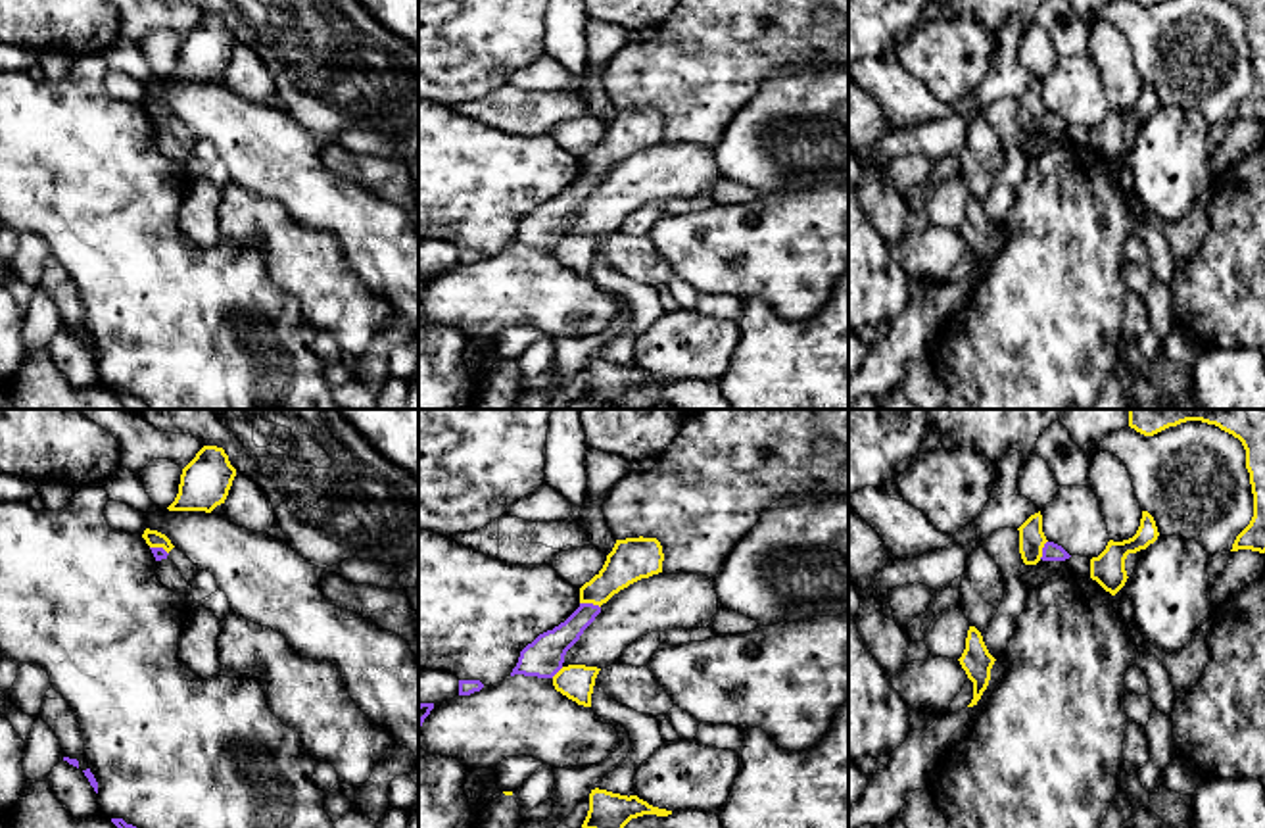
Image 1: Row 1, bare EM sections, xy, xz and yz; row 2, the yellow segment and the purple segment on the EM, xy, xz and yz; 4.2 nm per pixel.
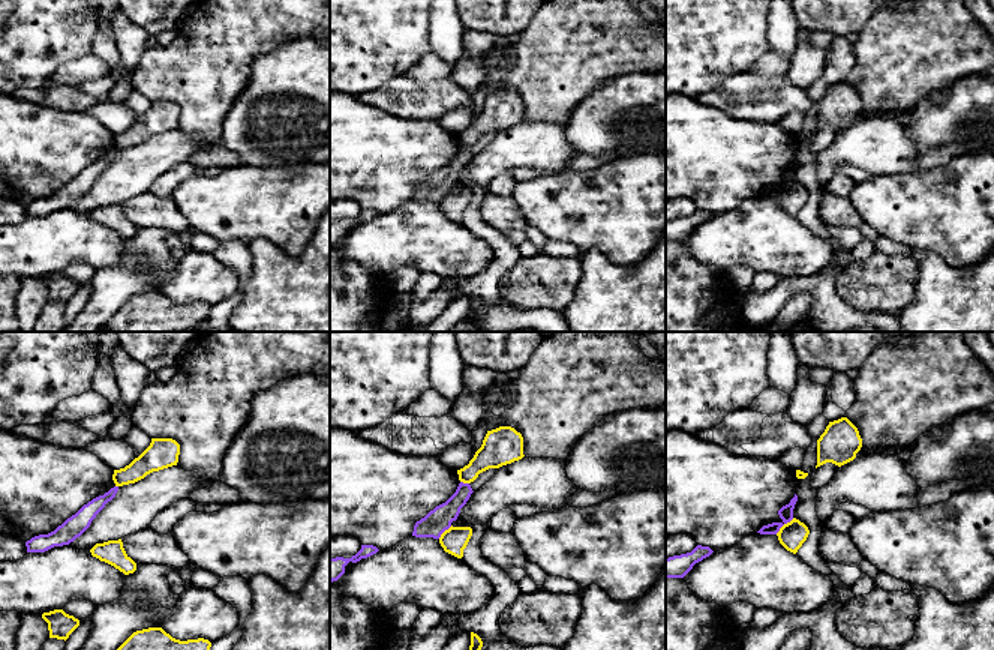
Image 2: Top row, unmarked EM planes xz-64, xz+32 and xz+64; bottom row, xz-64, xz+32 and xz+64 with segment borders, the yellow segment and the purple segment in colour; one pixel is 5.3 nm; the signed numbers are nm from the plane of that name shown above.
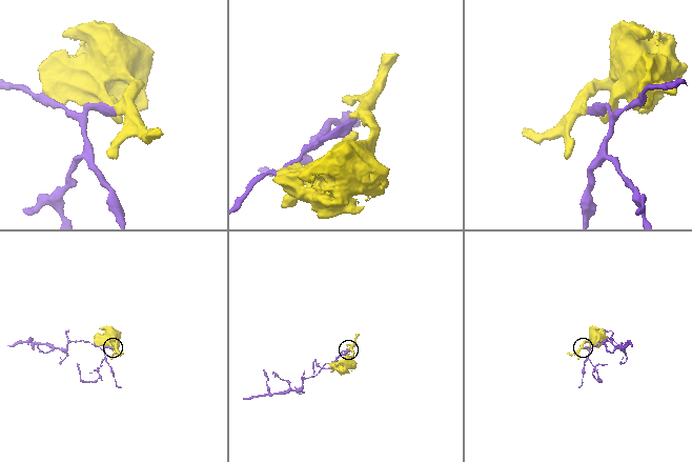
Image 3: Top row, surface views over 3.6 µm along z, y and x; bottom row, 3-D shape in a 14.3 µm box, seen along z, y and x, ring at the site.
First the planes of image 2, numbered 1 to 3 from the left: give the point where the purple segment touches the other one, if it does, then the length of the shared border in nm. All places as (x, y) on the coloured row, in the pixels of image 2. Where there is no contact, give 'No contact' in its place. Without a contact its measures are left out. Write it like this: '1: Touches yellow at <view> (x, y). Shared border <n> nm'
1: No contact
2: Touches yellow at xz+32 (444, 532). Shared border 100 nm
3: Touches yellow at xz+64 (784, 524). Shared border 130 nm

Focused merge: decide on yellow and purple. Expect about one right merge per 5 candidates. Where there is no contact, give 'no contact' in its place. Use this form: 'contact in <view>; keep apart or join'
contact in xz; keep apart

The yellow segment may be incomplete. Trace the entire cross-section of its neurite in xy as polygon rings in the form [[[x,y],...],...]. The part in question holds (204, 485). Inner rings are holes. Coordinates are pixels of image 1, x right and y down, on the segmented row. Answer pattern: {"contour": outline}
{"contour": [[[203,446],[182,469],[179,494],[167,509],[211,513],[225,503],[234,476],[236,469],[230,465],[225,450]]]}

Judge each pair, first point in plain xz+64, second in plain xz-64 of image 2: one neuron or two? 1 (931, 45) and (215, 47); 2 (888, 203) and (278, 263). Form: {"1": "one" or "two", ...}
{"1": "one", "2": "two"}

